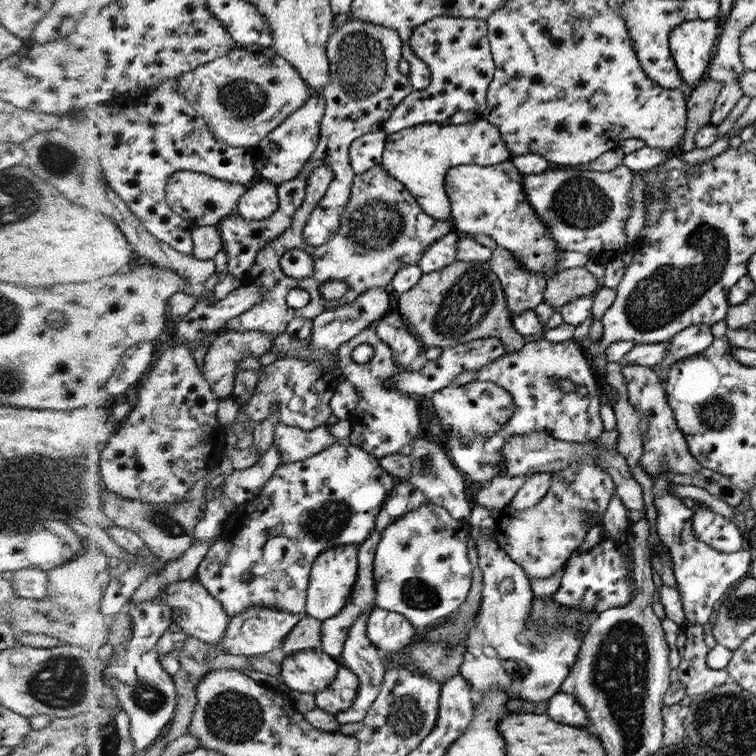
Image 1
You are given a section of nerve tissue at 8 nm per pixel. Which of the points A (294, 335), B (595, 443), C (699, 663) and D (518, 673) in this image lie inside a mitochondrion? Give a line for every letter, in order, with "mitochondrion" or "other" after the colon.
A: other
B: other
C: other
D: other

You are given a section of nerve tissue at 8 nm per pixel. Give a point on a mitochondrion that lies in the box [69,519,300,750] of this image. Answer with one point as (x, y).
(233, 717)

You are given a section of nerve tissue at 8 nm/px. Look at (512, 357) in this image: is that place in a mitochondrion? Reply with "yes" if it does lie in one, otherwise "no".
no

